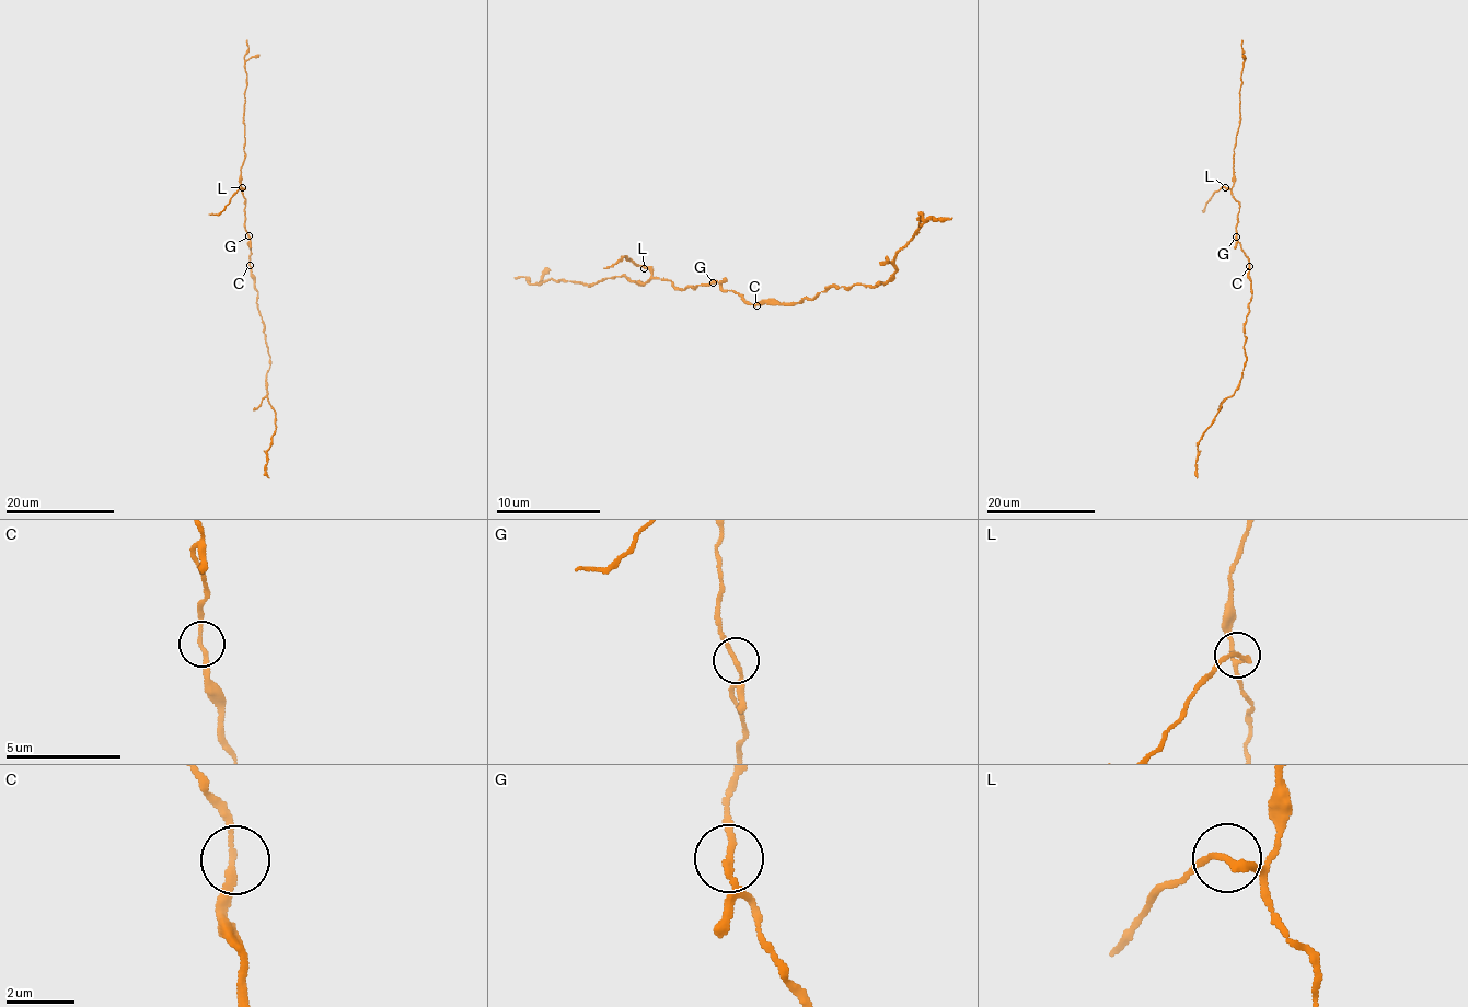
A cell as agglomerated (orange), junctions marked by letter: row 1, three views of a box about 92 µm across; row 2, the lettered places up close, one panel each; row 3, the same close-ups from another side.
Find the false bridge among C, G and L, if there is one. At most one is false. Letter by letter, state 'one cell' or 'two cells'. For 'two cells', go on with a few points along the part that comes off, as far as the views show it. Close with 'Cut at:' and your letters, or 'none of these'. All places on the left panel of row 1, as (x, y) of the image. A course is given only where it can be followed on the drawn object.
C: one cell
G: one cell
L: two cells; foreign part runs (242, 187), (218, 215), (209, 215)
Cut at: L

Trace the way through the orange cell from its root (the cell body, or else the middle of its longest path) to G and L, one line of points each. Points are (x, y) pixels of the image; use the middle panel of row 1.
G: (754, 305), (746, 304), (741, 297), (721, 290), (713, 282)
L: (754, 305), (746, 304), (731, 291), (721, 290), (715, 282), (678, 290), (668, 279), (657, 279), (645, 268)

